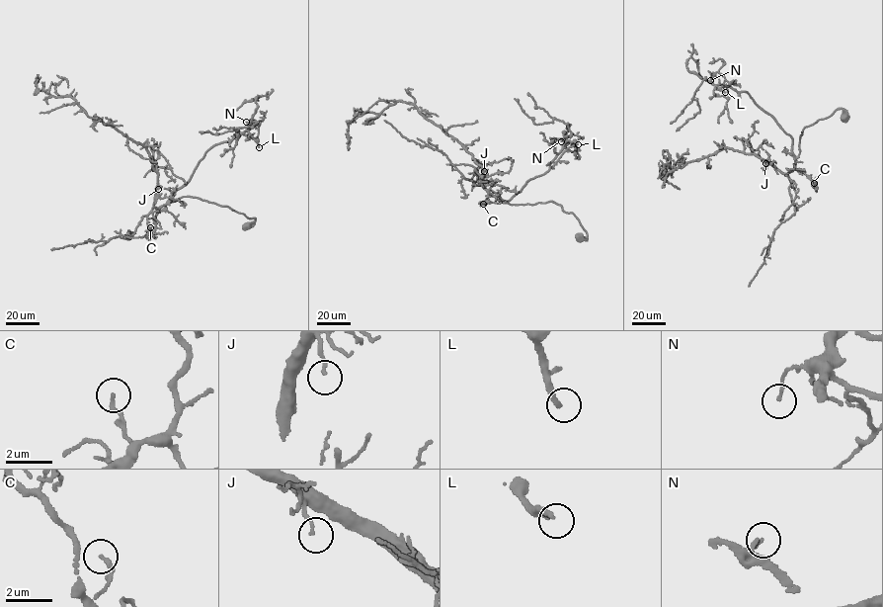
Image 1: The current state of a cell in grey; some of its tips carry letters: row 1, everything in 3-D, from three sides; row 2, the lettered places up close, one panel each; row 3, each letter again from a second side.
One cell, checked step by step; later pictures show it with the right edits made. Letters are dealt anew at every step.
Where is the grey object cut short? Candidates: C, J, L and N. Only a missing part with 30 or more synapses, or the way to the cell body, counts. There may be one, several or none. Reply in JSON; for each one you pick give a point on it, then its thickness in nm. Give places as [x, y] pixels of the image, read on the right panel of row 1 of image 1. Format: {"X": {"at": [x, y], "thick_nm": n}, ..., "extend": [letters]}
{"L": {"at": [725, 92], "thick_nm": 240}, "extend": ["L"]}

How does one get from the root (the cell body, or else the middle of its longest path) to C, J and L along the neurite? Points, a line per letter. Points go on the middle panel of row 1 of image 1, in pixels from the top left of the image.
C: (579, 237), (587, 237), (587, 233), (579, 220), (553, 202), (513, 205), (500, 202), (488, 193), (483, 204)
J: (579, 237), (587, 237), (587, 233), (579, 220), (553, 202), (518, 205), (500, 202), (484, 186), (484, 171)
L: (579, 237), (587, 233), (560, 206), (513, 205), (496, 197), (510, 199), (547, 171), (564, 142), (578, 144)

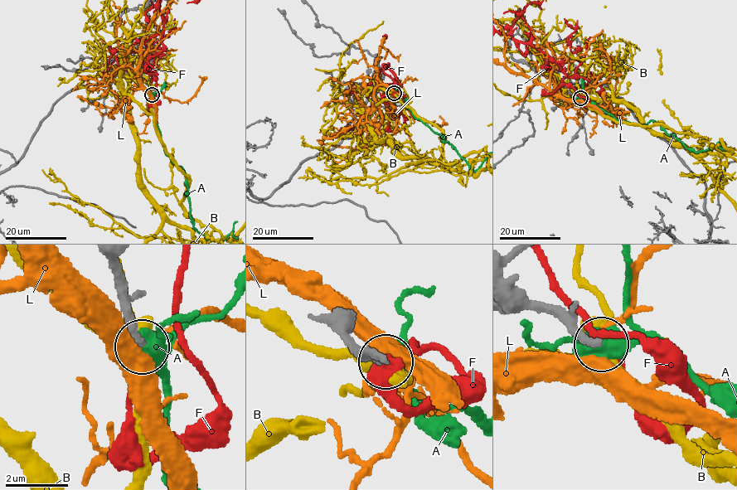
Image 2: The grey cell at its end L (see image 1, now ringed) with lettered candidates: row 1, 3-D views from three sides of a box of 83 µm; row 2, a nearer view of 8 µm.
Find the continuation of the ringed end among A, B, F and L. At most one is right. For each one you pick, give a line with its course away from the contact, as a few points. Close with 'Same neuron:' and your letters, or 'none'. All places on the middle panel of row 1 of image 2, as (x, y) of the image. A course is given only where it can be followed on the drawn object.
A: via (394, 92), (414, 118), (442, 134), (444, 141), (471, 170), (480, 166), (488, 154)
Same neuron: A

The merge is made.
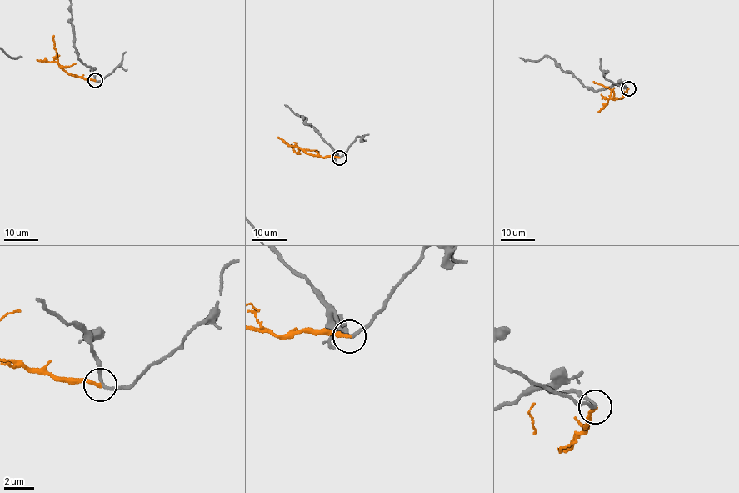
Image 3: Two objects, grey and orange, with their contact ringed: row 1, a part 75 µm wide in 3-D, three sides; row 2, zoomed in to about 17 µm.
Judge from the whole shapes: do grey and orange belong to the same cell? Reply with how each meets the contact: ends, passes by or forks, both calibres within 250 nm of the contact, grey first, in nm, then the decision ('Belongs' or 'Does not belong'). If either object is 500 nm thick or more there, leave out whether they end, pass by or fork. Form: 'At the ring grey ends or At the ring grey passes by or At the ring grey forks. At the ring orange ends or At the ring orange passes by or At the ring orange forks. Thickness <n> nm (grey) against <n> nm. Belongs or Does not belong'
At the ring grey passes by. At the ring orange ends. Thickness 200 nm (grey) against 240 nm. Does not belong

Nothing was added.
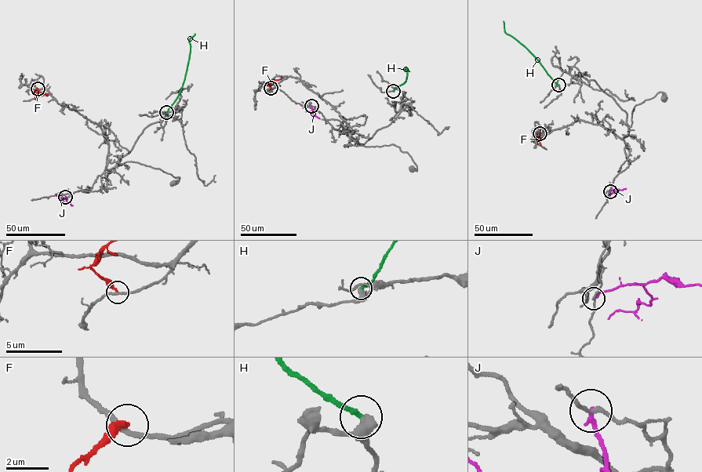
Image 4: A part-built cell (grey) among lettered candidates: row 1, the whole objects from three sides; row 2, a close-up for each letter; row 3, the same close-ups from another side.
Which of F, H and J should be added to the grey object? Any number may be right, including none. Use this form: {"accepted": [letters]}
{"accepted": []}

